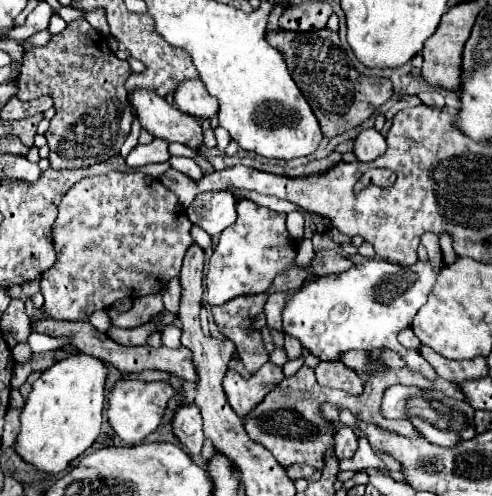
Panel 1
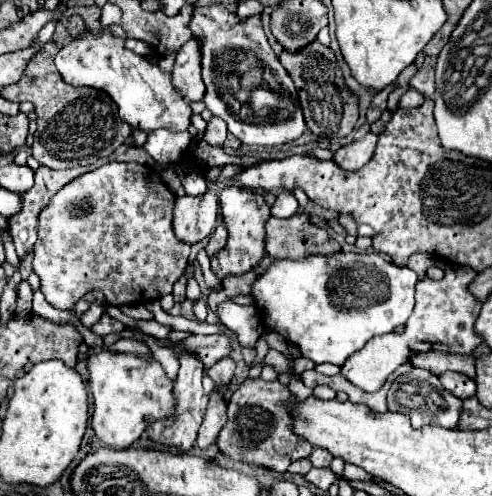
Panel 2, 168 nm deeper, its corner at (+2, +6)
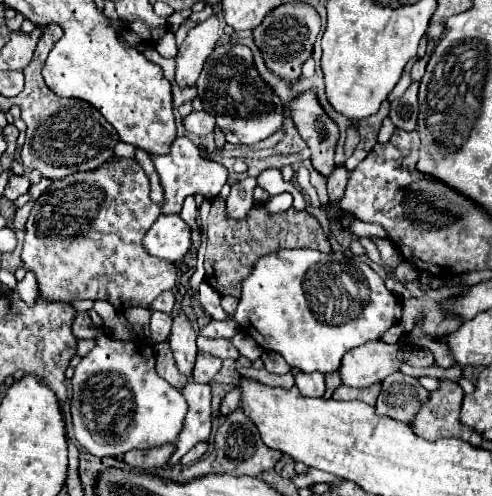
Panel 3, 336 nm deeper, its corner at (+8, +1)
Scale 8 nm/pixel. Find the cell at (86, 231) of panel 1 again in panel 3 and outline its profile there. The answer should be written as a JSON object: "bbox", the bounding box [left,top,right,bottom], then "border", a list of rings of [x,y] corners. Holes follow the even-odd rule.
{"bbox":[22,159,178,311],"border":[[[120,159],[118,163],[108,163],[98,169],[92,169],[86,173],[74,173],[74,175],[68,175],[60,181],[54,181],[52,187],[40,199],[36,199],[36,205],[28,217],[28,223],[26,223],[26,241],[24,241],[24,249],[22,249],[22,261],[24,261],[26,269],[30,269],[36,275],[36,281],[40,287],[40,297],[48,303],[54,303],[54,301],[68,301],[70,303],[74,299],[104,299],[116,311],[126,311],[130,307],[146,307],[148,309],[152,305],[152,301],[162,291],[174,289],[178,285],[178,267],[170,261],[156,259],[156,257],[148,255],[148,251],[142,245],[146,231],[154,225],[154,221],[160,217],[160,213],[162,213],[162,207],[150,199],[150,181],[148,181],[144,169],[134,159]]]}

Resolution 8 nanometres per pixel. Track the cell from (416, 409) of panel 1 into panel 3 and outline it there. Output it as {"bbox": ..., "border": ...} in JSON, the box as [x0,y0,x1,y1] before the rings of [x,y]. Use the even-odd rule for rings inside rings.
{"bbox":[376,373,430,423],"border":[[[392,373],[382,381],[382,391],[376,401],[376,413],[402,423],[412,423],[422,405],[428,403],[428,399],[430,391],[426,391],[416,377]]]}

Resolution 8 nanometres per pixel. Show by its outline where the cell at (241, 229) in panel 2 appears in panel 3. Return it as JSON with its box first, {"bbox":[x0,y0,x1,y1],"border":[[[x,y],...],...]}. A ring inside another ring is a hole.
{"bbox":[226,177,256,219],"border":[[[252,177],[242,179],[232,185],[230,195],[226,197],[226,211],[232,219],[246,219],[248,217],[248,211],[254,207],[252,205],[254,203],[252,201],[254,187],[256,187],[256,179],[252,179]]]}

